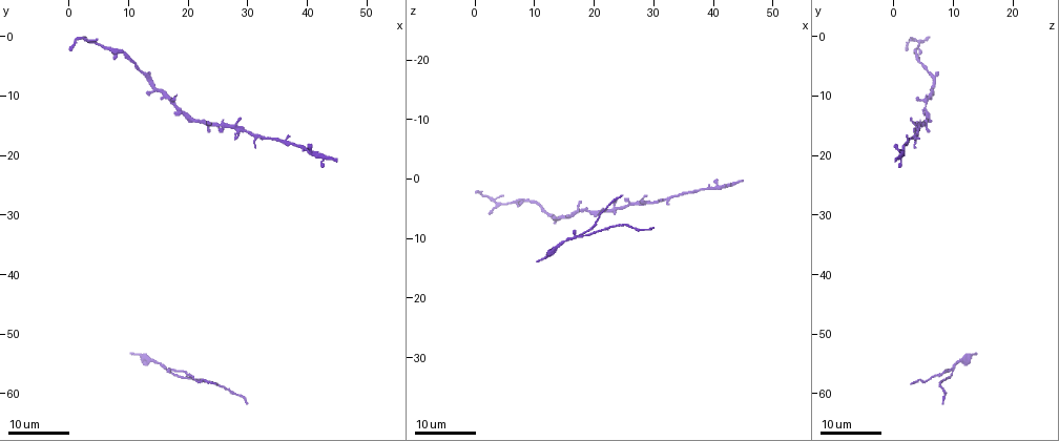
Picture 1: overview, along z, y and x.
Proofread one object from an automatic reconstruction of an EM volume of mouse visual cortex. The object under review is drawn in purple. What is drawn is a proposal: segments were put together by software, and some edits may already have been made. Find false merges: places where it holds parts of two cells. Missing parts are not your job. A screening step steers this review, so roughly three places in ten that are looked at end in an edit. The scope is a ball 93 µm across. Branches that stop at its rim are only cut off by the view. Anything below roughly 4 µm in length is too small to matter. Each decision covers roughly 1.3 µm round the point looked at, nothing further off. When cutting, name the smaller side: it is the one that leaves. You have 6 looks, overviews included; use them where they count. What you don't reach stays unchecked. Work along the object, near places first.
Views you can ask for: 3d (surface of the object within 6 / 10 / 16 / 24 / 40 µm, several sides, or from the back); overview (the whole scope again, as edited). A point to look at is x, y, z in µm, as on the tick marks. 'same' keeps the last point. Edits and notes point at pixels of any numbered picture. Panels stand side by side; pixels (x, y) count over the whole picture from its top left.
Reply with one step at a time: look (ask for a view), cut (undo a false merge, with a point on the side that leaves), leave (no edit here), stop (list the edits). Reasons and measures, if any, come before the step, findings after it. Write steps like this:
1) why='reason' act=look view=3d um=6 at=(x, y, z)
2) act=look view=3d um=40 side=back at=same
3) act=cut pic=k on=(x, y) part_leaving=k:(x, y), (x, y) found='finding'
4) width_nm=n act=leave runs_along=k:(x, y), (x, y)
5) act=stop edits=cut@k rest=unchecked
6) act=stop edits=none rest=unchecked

why='a fork' act=look view=3d um=24 at=(17.5, 57.0, 9.5)

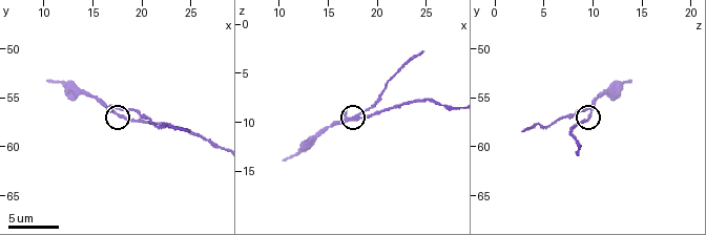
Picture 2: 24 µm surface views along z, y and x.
act=look view=3d um=6 at=(17.6, 56.6, 9.6)

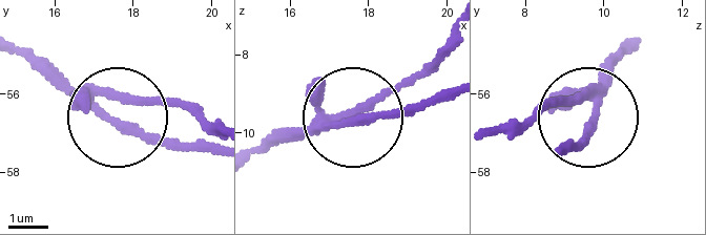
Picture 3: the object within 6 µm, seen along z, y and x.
width_nm=200 act=cut pic=3 on=(138, 99) part_leaving=3:(598, 95), (561, 95), (527, 123), (488, 126) found='two cells meet here'

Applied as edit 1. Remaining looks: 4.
act=look view=overview

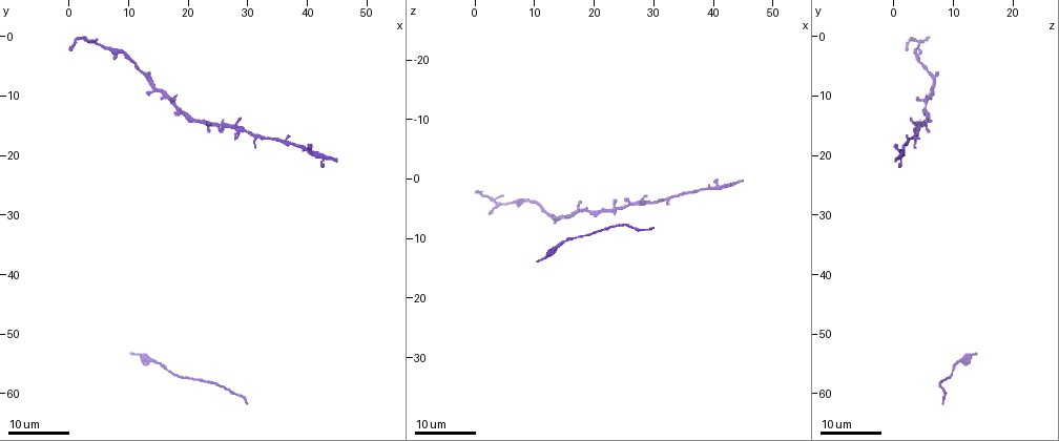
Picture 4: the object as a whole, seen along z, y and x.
why='two arms in line, one across' act=look view=3d um=16 at=(29.0, 15.5, 4.0)

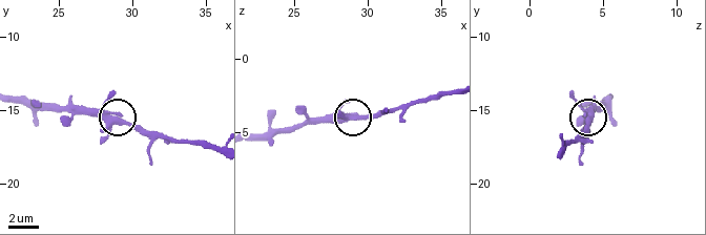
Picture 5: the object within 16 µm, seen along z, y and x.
why='zoom in' act=look view=3d um=6 at=(29.0, 15.8, 4.0)

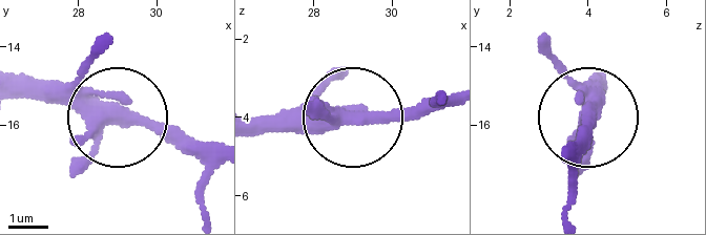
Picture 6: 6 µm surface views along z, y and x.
act=look view=3d um=6 side=back at=(28.95, 15.70, 4.05)

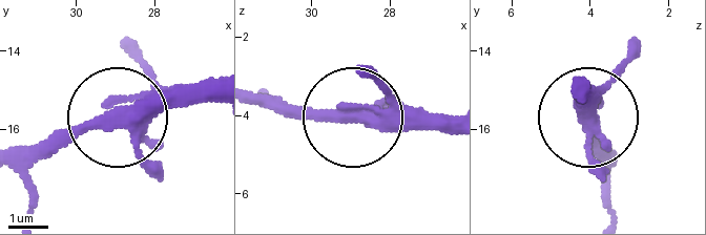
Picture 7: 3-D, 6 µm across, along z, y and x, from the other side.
act=leave runs_along=7:(208, 97), (138, 104), (18, 147) found='all the same cell'

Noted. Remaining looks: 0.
act=stop edits=cut@3 rest=unchecked

